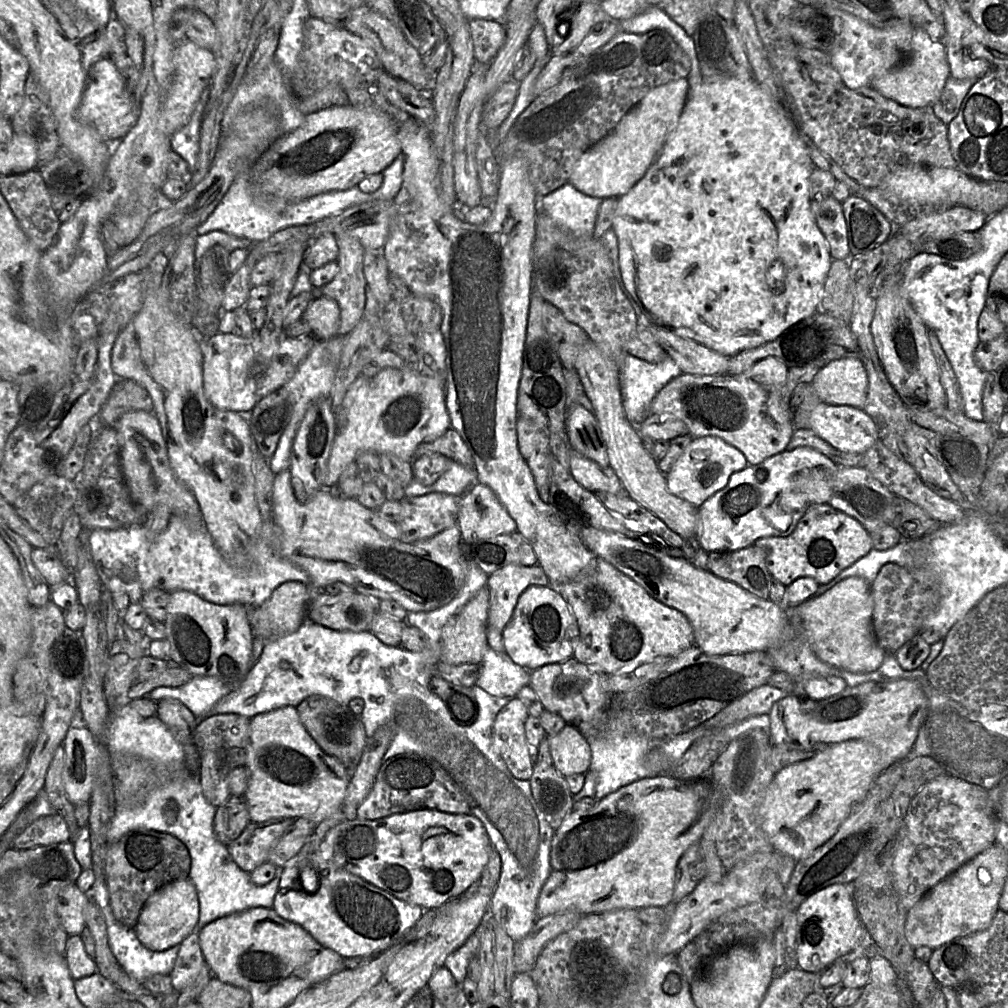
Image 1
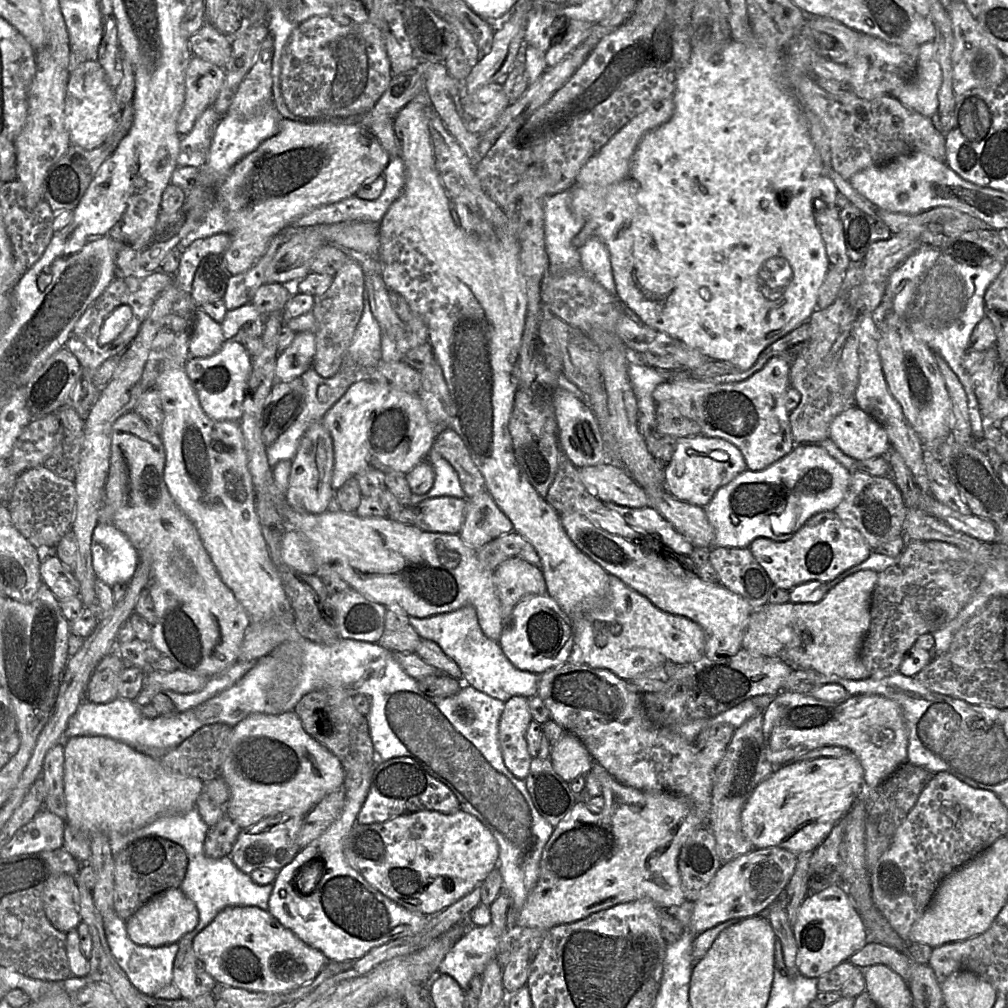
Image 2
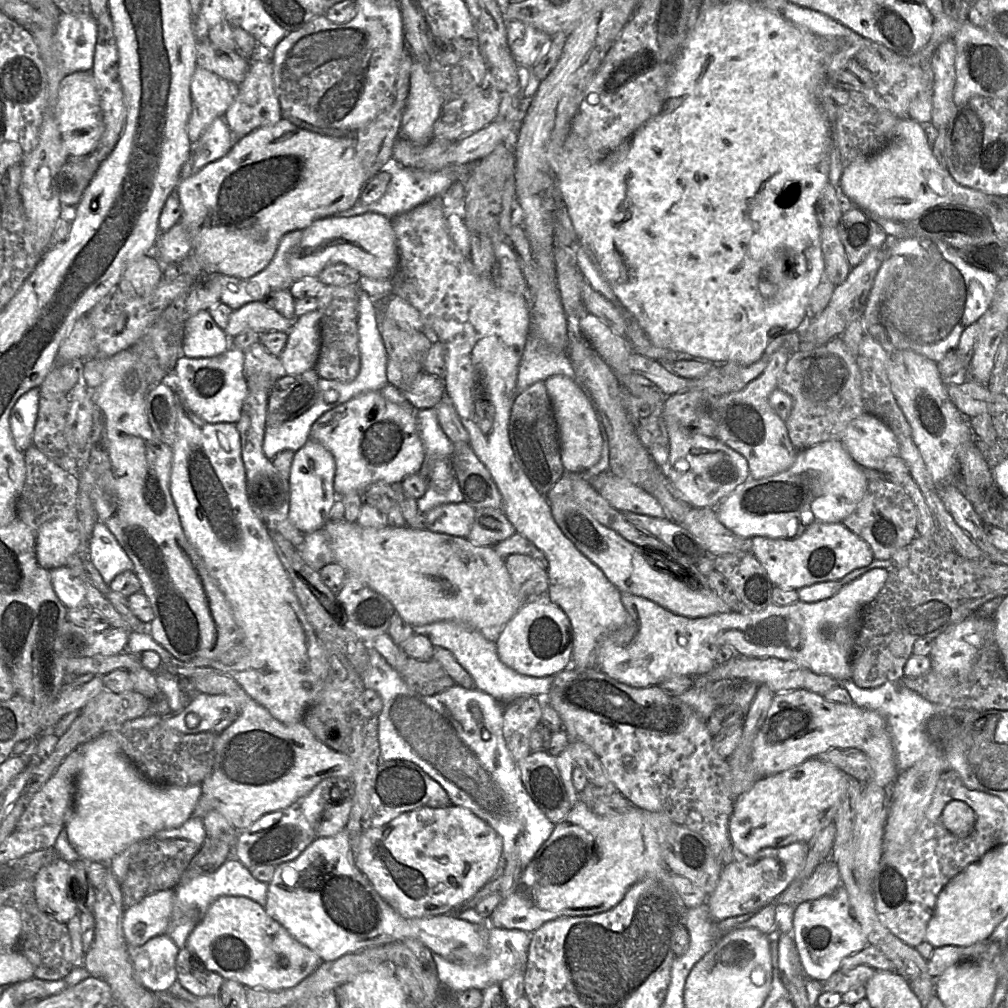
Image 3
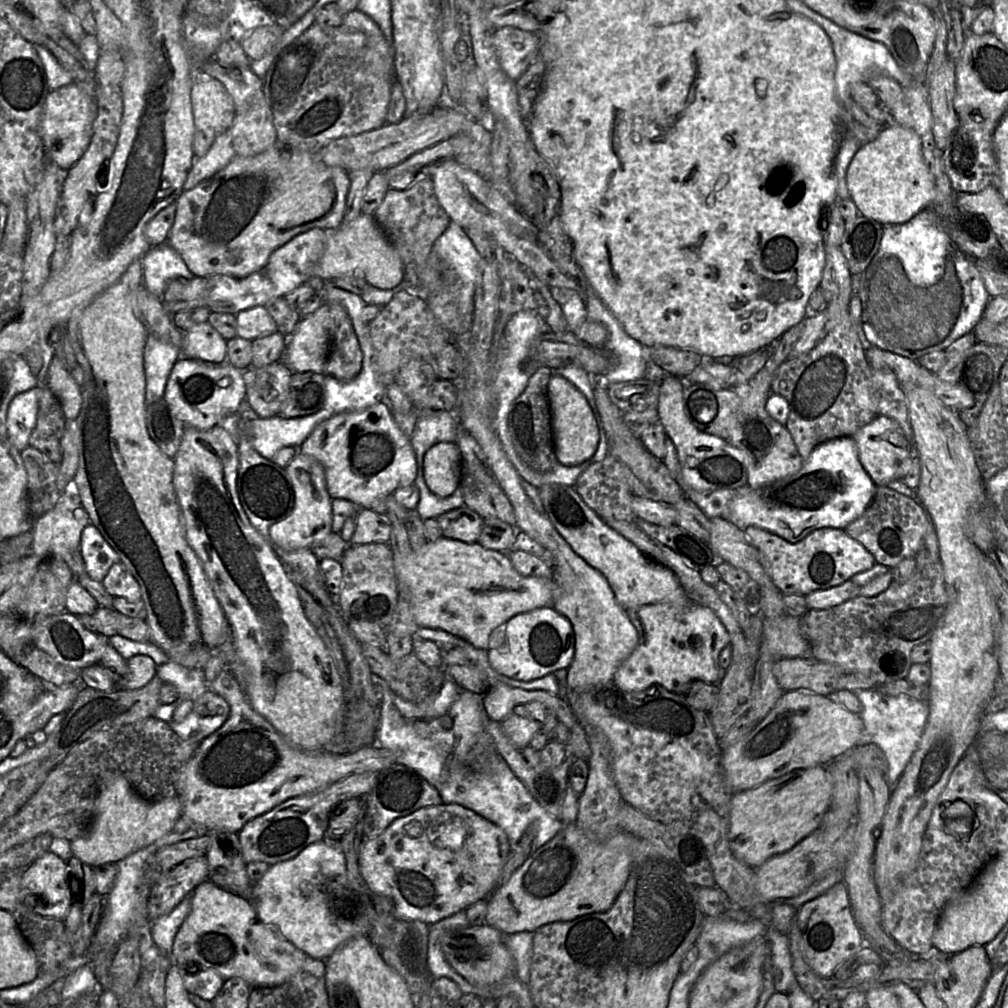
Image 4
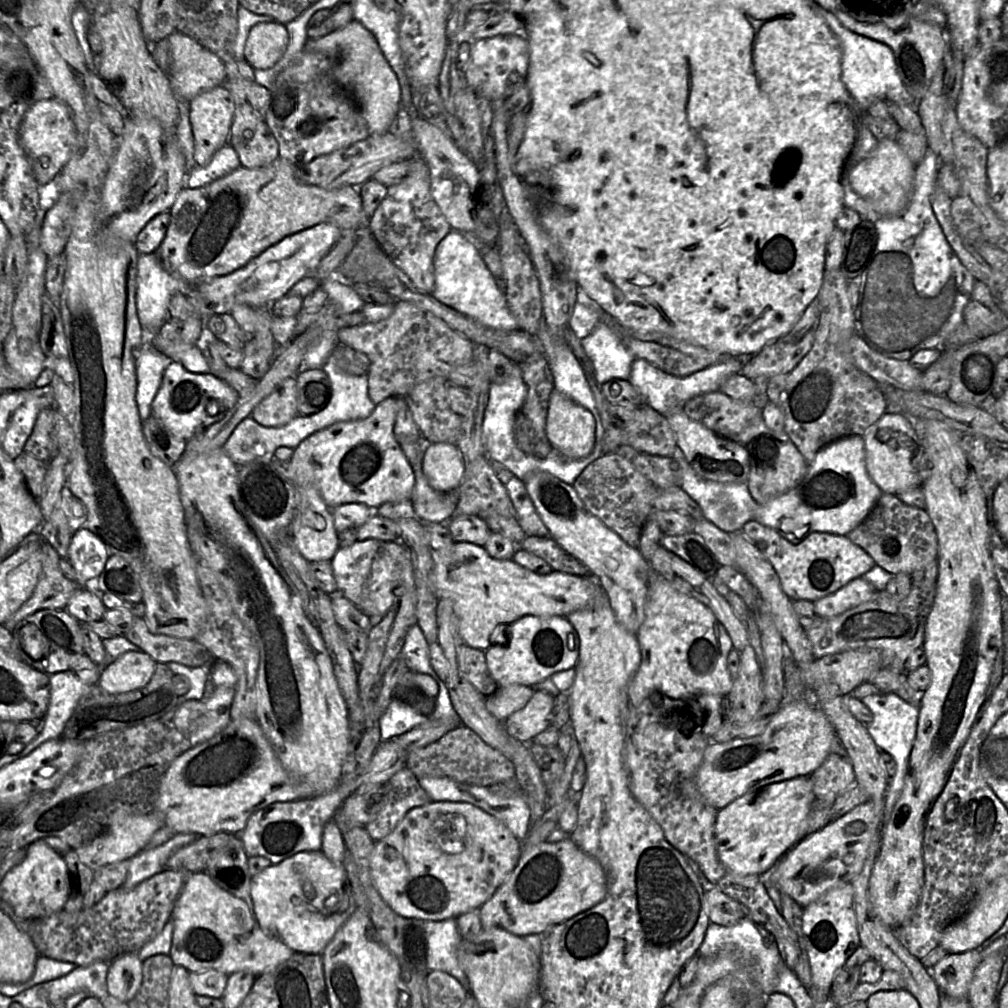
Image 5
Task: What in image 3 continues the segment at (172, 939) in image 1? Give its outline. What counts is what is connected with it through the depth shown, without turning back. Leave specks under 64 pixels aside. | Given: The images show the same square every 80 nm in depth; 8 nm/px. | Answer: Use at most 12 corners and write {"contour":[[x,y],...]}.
{"contour":[[175,889],[153,893],[126,909],[130,946],[165,935],[177,911]]}

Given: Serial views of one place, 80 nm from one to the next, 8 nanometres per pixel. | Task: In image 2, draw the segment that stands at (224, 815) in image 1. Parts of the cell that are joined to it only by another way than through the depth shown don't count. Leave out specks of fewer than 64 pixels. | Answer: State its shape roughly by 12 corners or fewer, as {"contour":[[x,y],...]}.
{"contour":[[225,815],[209,827],[205,854],[230,855],[241,828]]}

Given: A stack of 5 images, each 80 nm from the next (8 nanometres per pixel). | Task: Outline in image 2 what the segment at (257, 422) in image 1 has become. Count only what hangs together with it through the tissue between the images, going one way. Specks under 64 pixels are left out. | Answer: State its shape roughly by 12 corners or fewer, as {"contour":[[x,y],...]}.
{"contour":[[300,377],[275,381],[262,411],[266,448],[301,413]]}

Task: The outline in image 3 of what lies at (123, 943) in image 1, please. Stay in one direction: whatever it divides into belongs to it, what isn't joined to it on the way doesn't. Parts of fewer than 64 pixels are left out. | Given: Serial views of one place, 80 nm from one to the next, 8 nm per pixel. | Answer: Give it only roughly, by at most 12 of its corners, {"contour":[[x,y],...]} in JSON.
{"contour":[[169,936],[126,945],[144,987],[162,993],[177,981],[180,949]]}

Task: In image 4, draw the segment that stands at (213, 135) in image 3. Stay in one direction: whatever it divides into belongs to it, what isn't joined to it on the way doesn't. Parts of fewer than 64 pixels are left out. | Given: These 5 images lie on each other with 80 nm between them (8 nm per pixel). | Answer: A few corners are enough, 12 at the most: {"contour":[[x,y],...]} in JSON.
{"contour":[[230,131],[193,155],[183,189],[222,170],[235,156]]}

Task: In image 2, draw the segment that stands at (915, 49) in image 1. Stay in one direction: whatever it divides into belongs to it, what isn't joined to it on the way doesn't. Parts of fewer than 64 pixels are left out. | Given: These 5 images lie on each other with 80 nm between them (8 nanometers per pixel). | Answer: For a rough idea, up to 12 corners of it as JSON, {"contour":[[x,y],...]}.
{"contour":[[933,41],[919,47],[914,77],[893,97],[932,117],[942,71]]}

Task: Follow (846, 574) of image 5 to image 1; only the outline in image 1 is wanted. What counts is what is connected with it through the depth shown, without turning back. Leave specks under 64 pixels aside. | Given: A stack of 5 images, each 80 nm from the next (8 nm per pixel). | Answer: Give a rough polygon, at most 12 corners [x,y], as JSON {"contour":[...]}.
{"contour":[[829,503],[788,536],[760,537],[785,586],[824,585],[873,548],[866,528]]}

